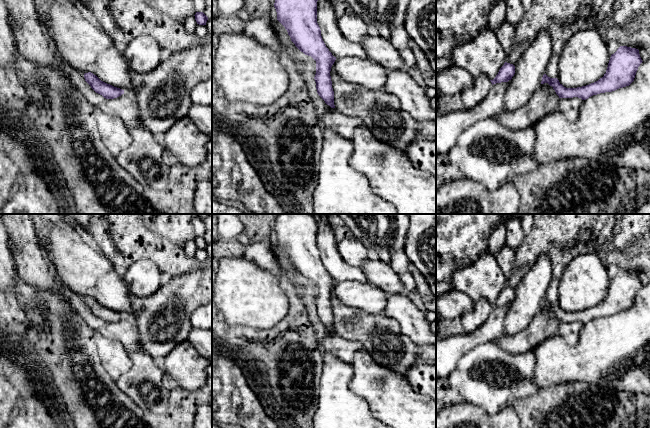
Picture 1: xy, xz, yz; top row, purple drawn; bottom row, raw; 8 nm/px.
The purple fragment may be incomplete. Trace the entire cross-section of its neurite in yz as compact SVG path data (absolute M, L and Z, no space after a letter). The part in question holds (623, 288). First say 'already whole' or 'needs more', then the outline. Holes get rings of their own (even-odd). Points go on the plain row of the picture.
already whole | M620 270L611 279L604 300L594 307L577 312L566 312L557 302L550 302L544 298L541 308L548 307L552 310L559 322L578 321L586 324L593 319L629 310L634 305L642 286L638 273Z

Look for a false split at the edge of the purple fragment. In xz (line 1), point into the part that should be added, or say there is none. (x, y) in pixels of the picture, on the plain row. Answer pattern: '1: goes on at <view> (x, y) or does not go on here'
1: does not go on here

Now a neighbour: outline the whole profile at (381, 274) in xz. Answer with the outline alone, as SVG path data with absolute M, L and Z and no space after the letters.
M369 259L364 262L362 270L371 284L379 287L388 295L406 294L402 280L390 264Z

